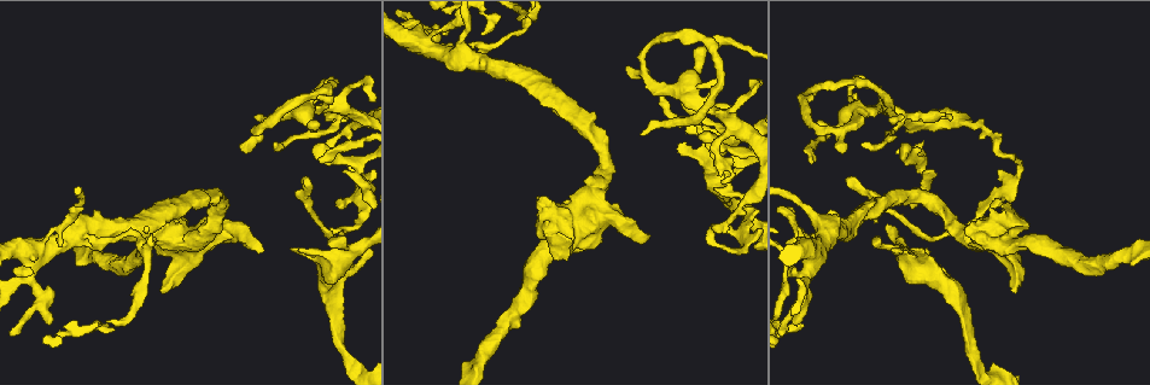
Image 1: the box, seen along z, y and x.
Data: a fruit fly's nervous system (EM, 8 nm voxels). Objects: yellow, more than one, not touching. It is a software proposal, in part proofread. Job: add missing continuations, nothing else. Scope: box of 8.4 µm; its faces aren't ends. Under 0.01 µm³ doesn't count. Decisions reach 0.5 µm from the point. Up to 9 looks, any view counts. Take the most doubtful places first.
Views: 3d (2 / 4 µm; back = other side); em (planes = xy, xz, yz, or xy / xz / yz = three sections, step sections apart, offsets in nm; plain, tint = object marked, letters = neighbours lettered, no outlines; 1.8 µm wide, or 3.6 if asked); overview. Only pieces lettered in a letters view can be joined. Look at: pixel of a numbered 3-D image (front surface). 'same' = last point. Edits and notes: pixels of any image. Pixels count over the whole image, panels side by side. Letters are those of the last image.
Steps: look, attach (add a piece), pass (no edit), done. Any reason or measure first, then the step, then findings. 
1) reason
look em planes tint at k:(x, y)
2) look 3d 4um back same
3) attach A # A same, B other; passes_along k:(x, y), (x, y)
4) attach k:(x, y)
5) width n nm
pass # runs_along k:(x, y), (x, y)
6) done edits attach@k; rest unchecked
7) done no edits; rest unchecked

tapers out
look em xz step 16 letters at 1:(485, 33)

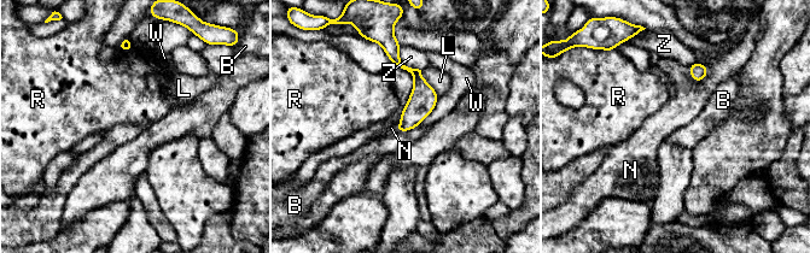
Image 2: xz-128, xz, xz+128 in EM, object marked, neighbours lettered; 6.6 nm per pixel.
another direction
look em planes letters same

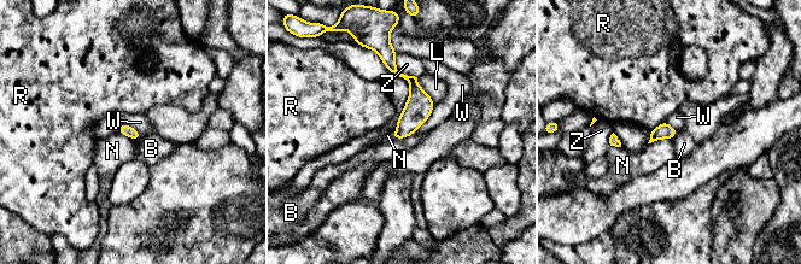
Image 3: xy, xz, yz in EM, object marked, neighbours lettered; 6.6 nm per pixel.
pass # B other, L other, N other, R other, W other, Z other; border 3:(411, 134), (393, 140); no lettered piece goes on from it

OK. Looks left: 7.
thick turns thin
look 3d 4um at 1:(827, 231)

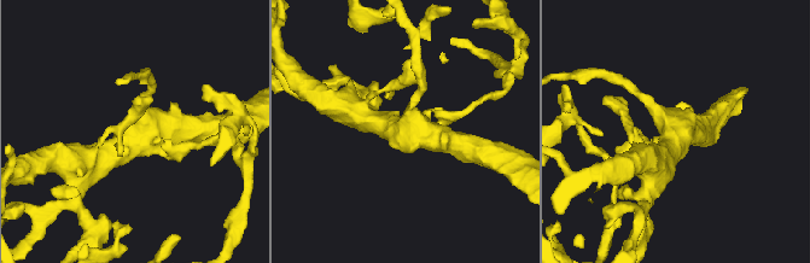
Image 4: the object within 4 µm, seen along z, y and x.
arms 4
look em 3.6um yz step 8 tint at 4:(425, 130)

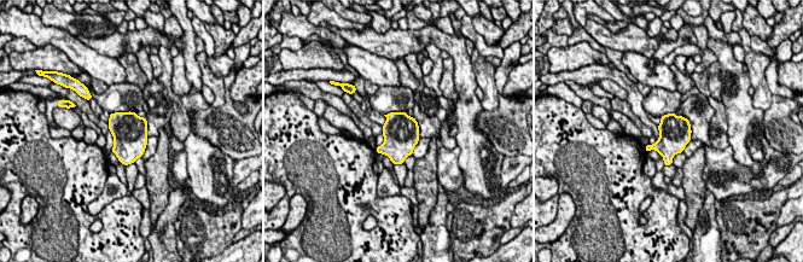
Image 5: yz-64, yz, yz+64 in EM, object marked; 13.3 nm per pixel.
another direction
look em 3.6um planes letters same

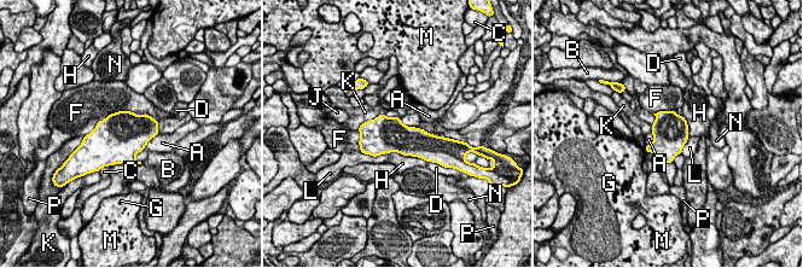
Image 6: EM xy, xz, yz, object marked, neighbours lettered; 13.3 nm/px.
longest_contact F 750 nm
pass # A other, B other, C other, D other, F other, G other, H other, J other, K other, L other, M other, N other, P other; border 6:(400, 118), (405, 124), (417, 128); none of them fits

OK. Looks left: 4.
closes a loop
look em 3.6um planes letters at 1:(805, 91)

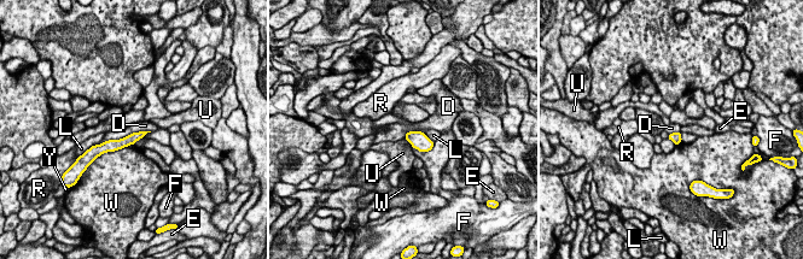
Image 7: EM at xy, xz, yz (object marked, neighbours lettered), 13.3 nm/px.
longest_contact D 700 nm
pass # D other, E other, F other, L other, R other, U other, W other, Y other; runs_along 7:(141, 134), (124, 142), (103, 147); none of them fits

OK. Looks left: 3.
an open end
look em yz step 8 letters at 1:(625, 70)

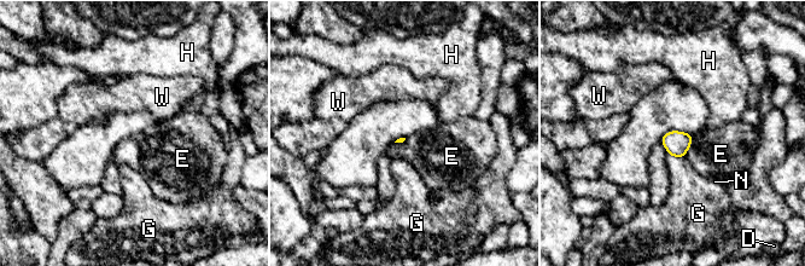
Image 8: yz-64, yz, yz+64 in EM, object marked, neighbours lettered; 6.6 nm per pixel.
pass # D other, E other, G other, H other, N other, W other; border 8:(693, 134), (693, 142), (684, 157); none of them fits

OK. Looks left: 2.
done no edits; rest unchecked

